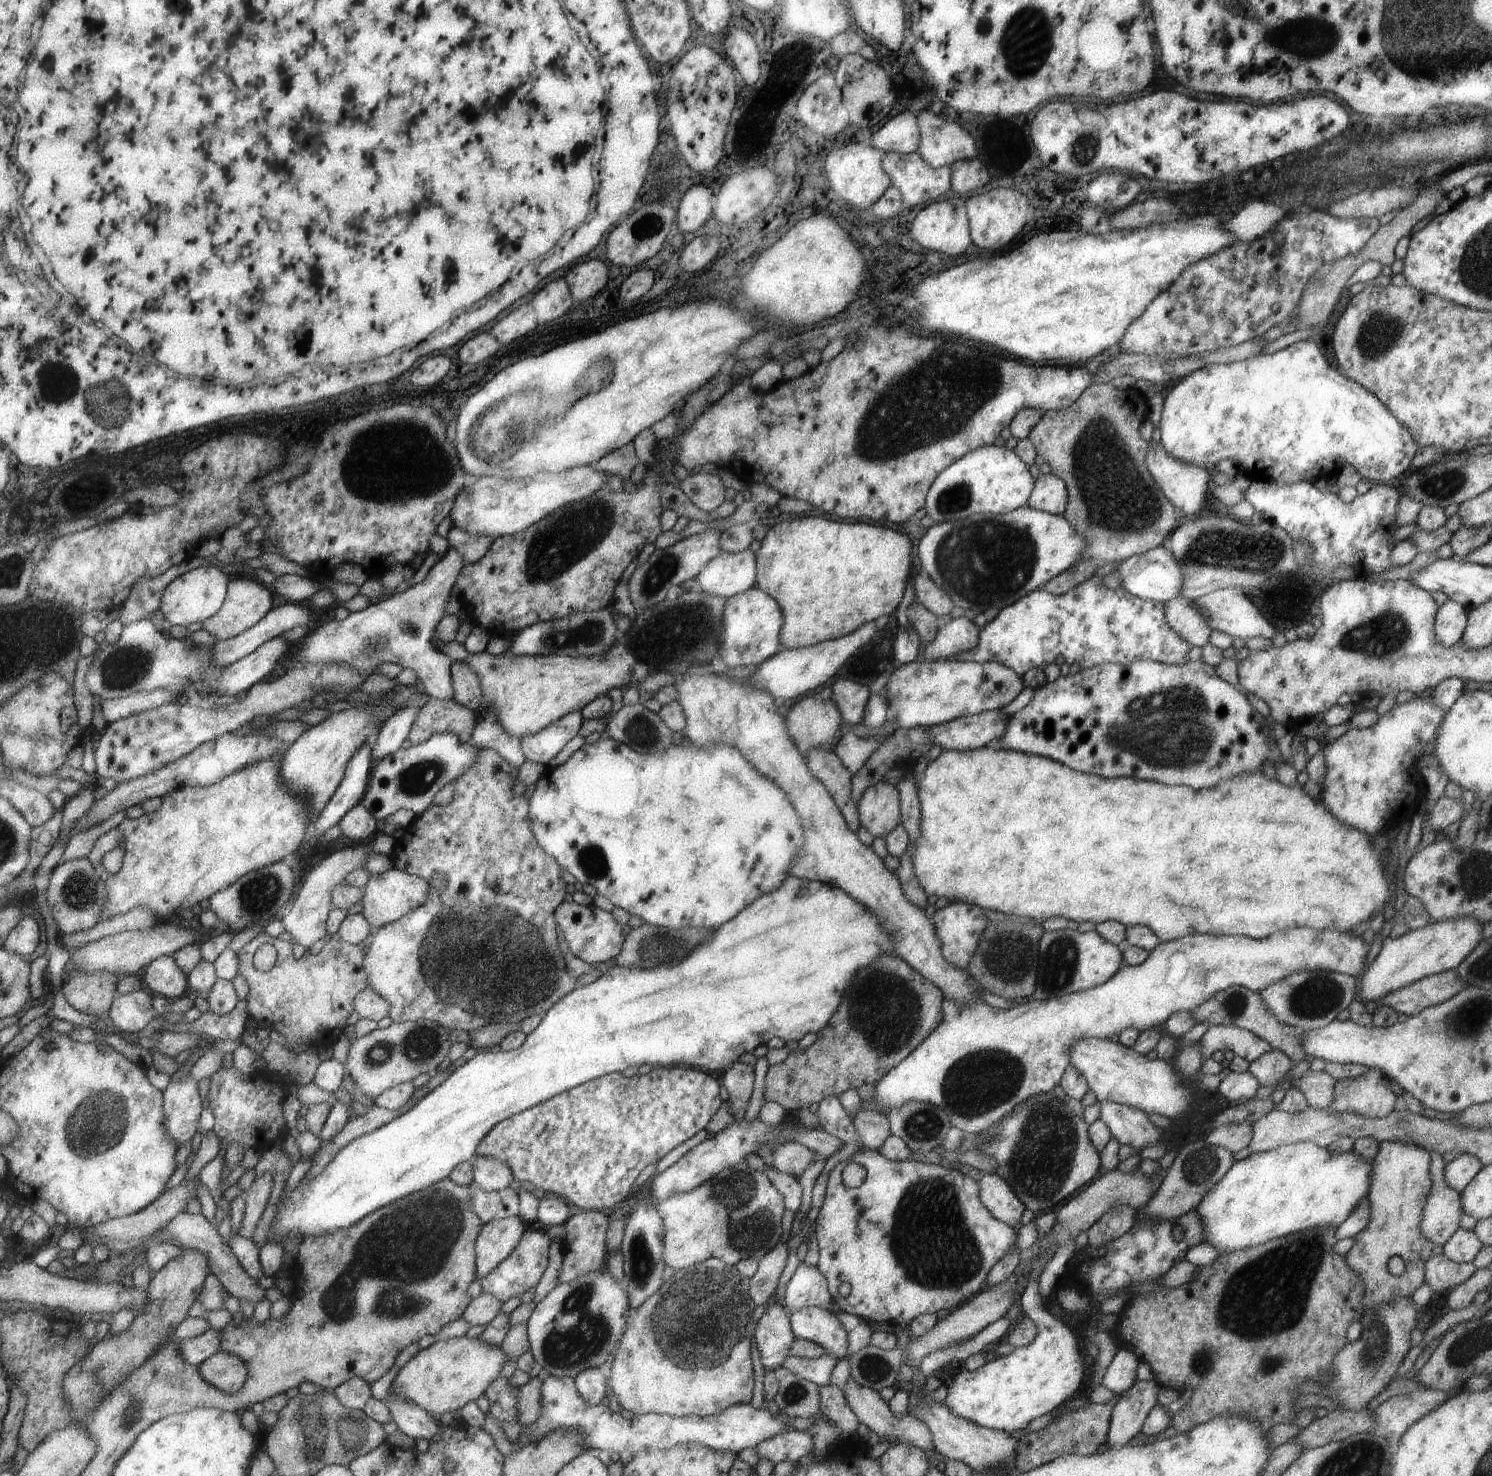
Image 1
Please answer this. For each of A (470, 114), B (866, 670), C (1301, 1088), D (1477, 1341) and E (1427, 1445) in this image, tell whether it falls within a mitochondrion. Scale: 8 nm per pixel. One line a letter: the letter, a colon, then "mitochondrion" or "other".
A: other
B: other
C: other
D: mitochondrion
E: other

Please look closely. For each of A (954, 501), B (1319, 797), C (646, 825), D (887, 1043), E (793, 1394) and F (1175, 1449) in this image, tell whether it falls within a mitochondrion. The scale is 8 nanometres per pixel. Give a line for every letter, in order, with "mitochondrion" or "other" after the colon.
A: mitochondrion
B: other
C: other
D: mitochondrion
E: mitochondrion
F: other

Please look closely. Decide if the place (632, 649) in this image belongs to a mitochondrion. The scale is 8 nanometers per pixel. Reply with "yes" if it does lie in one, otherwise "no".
yes

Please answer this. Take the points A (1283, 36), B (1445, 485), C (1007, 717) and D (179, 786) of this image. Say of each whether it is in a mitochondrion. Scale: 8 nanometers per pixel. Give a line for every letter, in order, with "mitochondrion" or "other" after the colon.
A: other
B: mitochondrion
C: other
D: other

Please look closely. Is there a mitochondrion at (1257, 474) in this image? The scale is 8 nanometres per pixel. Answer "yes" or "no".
no

